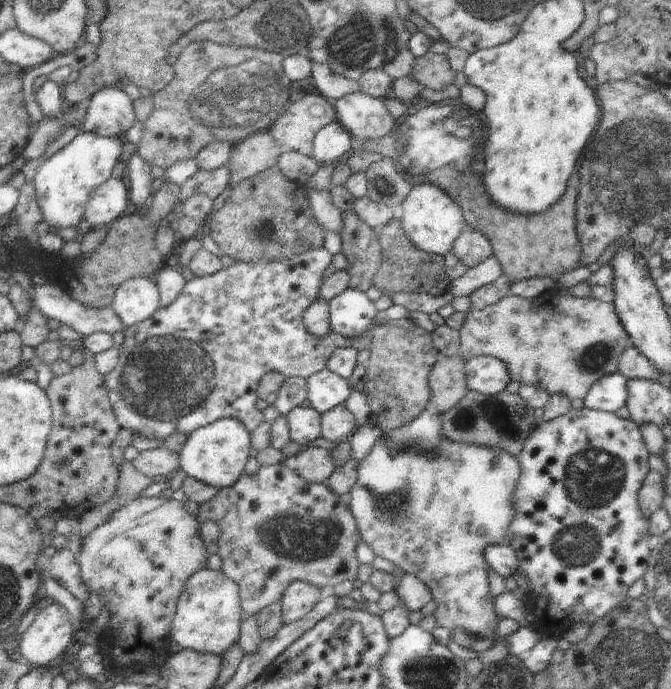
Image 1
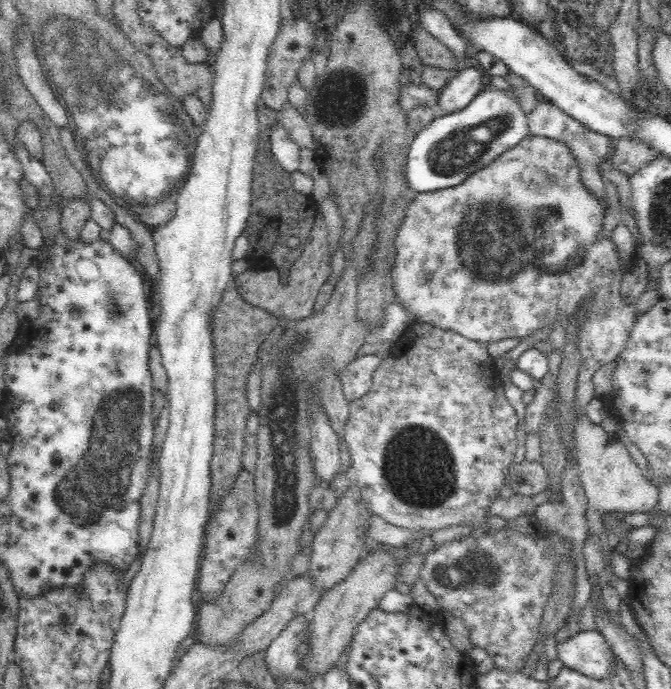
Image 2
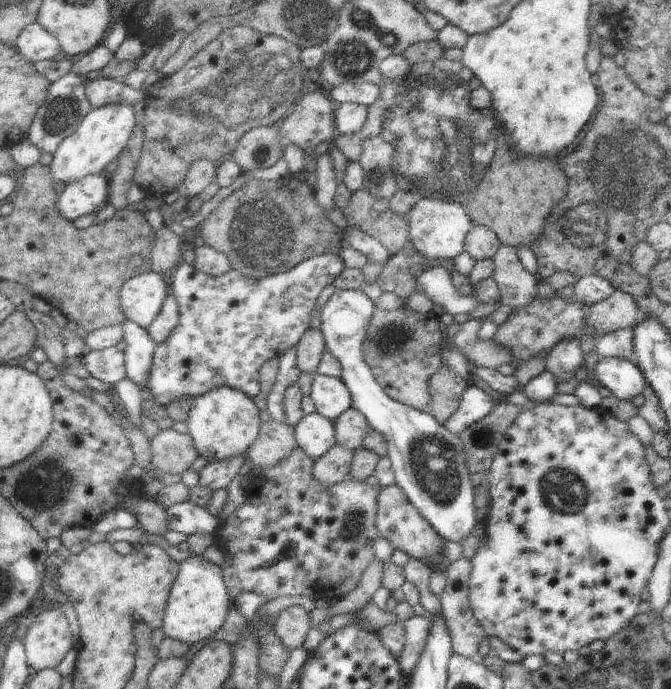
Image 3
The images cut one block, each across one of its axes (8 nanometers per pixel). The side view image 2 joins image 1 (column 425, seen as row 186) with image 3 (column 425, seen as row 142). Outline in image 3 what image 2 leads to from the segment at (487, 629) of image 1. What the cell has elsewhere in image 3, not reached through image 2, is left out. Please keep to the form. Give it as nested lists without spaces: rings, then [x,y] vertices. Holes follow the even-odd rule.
[[[394,483],[381,488],[377,498],[375,525],[379,536],[386,539],[394,550],[404,551],[410,559],[424,561],[433,571],[446,571],[452,564],[444,556],[445,538],[424,518],[408,500],[402,487]]]

